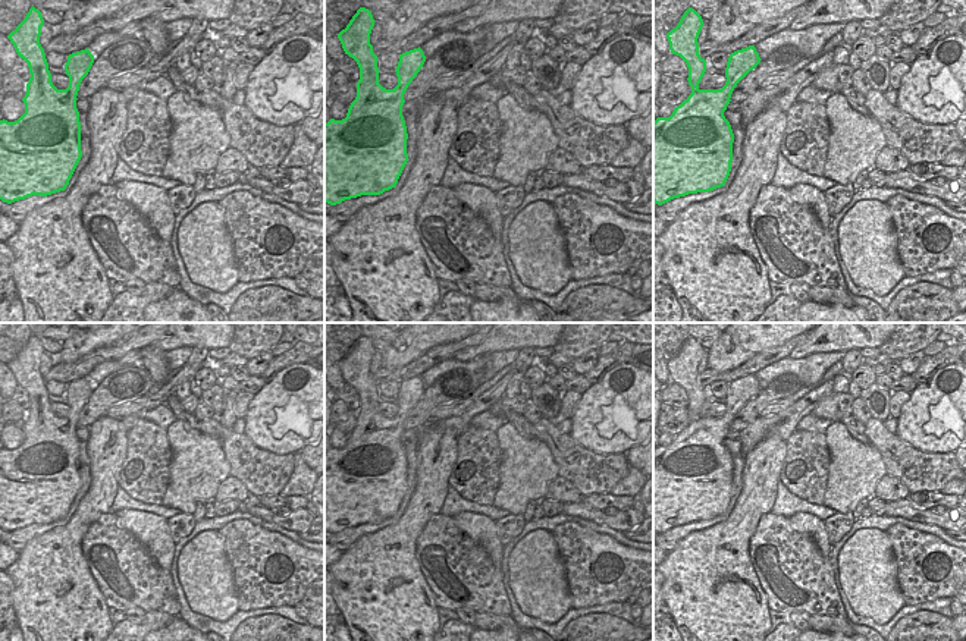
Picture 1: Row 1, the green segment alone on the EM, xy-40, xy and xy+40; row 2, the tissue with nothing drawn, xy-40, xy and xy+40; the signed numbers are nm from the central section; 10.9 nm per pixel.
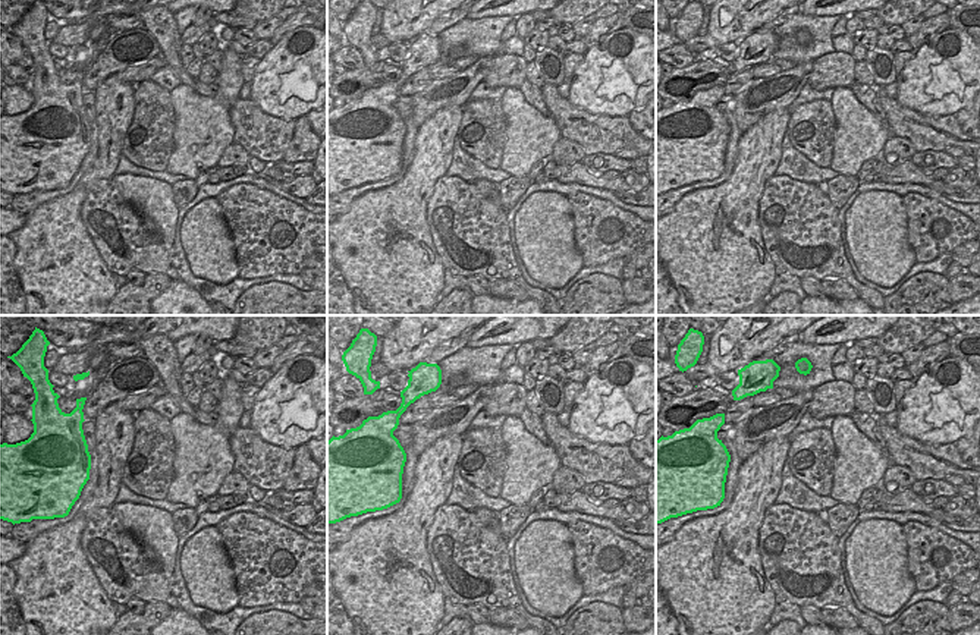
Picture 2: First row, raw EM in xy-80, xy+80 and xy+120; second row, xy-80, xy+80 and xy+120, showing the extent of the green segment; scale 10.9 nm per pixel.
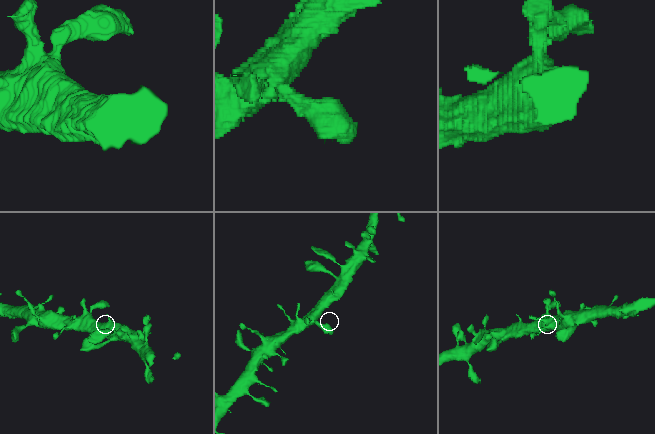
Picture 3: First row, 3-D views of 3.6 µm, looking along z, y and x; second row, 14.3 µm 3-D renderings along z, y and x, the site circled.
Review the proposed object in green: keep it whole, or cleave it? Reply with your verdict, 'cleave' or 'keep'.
keep

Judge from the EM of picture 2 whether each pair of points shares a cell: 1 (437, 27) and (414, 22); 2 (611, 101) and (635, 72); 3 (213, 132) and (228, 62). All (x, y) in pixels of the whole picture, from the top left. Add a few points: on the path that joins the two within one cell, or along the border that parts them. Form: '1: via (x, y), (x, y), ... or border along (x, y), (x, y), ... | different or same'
1: border along (440, 15), (420, 32) | different
2: via (613, 94), (628, 79) | same
3: via (213, 115), (228, 94), (228, 79) | same

